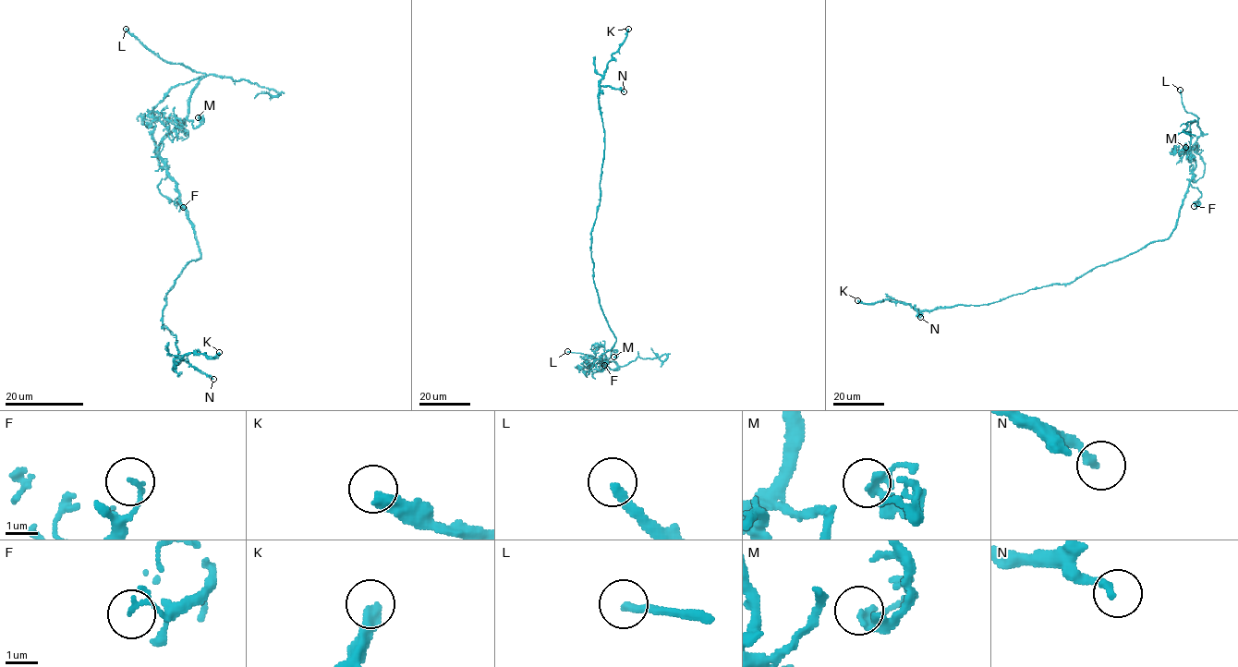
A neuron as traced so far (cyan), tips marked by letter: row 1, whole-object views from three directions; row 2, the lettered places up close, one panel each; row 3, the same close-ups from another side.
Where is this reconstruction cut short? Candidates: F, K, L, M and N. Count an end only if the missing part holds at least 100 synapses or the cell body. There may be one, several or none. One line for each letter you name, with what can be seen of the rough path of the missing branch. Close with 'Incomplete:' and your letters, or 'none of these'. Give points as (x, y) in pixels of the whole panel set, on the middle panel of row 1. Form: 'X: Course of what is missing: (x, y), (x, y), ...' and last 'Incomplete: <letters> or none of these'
L: Course of what is missing: (567, 351), (525, 343)
Incomplete: K, L

